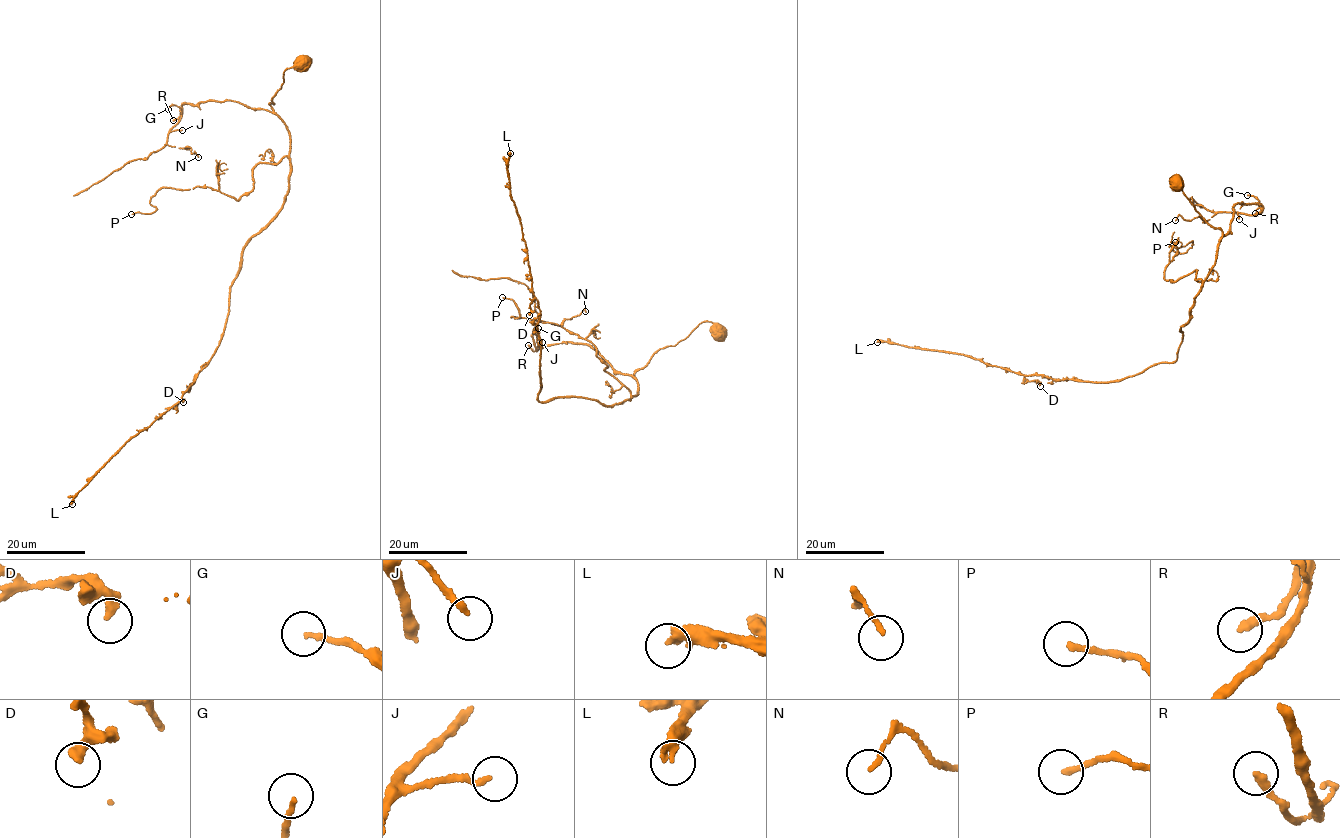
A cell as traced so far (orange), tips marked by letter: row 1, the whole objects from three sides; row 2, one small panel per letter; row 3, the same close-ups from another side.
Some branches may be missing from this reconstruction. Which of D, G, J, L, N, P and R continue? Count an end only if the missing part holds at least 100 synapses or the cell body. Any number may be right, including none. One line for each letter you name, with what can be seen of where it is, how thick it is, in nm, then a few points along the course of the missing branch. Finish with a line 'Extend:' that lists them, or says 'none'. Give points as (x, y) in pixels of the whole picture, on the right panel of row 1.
L: Place: (877, 342). Thickness 320 nm
Extend: L

